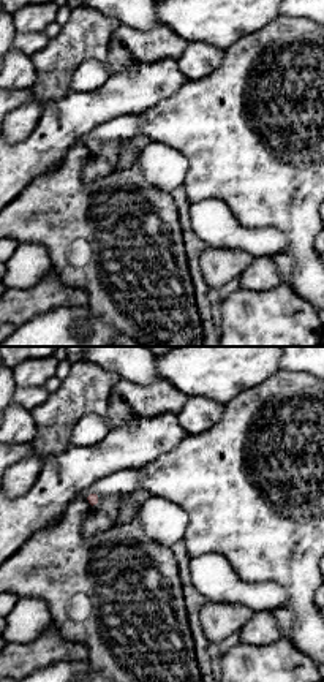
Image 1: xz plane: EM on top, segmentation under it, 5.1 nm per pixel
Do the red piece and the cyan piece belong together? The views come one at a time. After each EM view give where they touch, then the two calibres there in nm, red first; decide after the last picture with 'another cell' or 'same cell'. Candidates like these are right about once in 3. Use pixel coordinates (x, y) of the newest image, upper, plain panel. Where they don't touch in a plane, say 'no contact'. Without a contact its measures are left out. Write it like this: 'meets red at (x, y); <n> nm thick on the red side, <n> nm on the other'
no contact

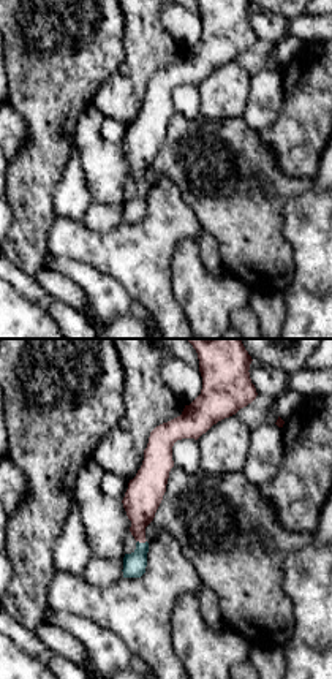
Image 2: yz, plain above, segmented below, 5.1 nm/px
meets red at (143, 187); 190 nm thick on the red side, 120 nm on the other

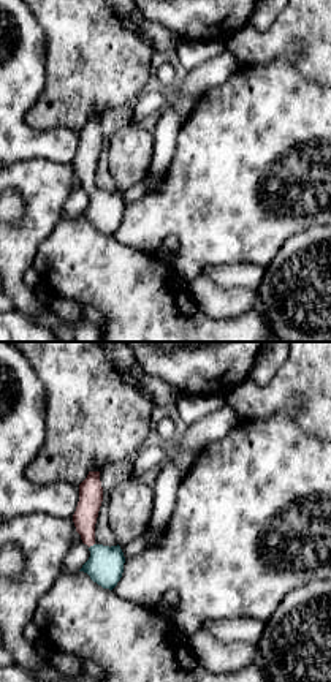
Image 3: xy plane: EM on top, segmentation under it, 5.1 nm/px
meets red at (91, 190); 130 nm thick on the red side, 190 nm on the other

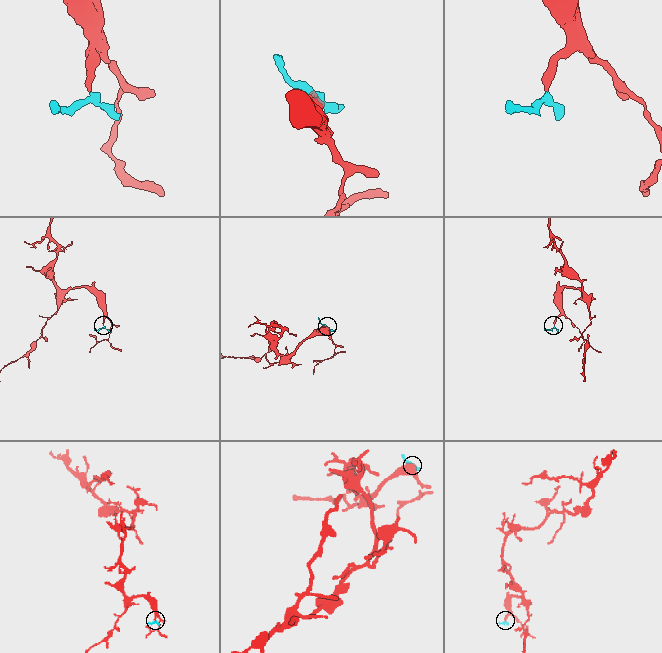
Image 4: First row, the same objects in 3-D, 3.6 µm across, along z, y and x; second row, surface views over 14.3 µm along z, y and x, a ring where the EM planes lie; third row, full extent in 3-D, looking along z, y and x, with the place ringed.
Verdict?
same cell

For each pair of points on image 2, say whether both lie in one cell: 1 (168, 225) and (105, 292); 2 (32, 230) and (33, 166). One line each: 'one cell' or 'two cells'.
1: two cells
2: one cell

